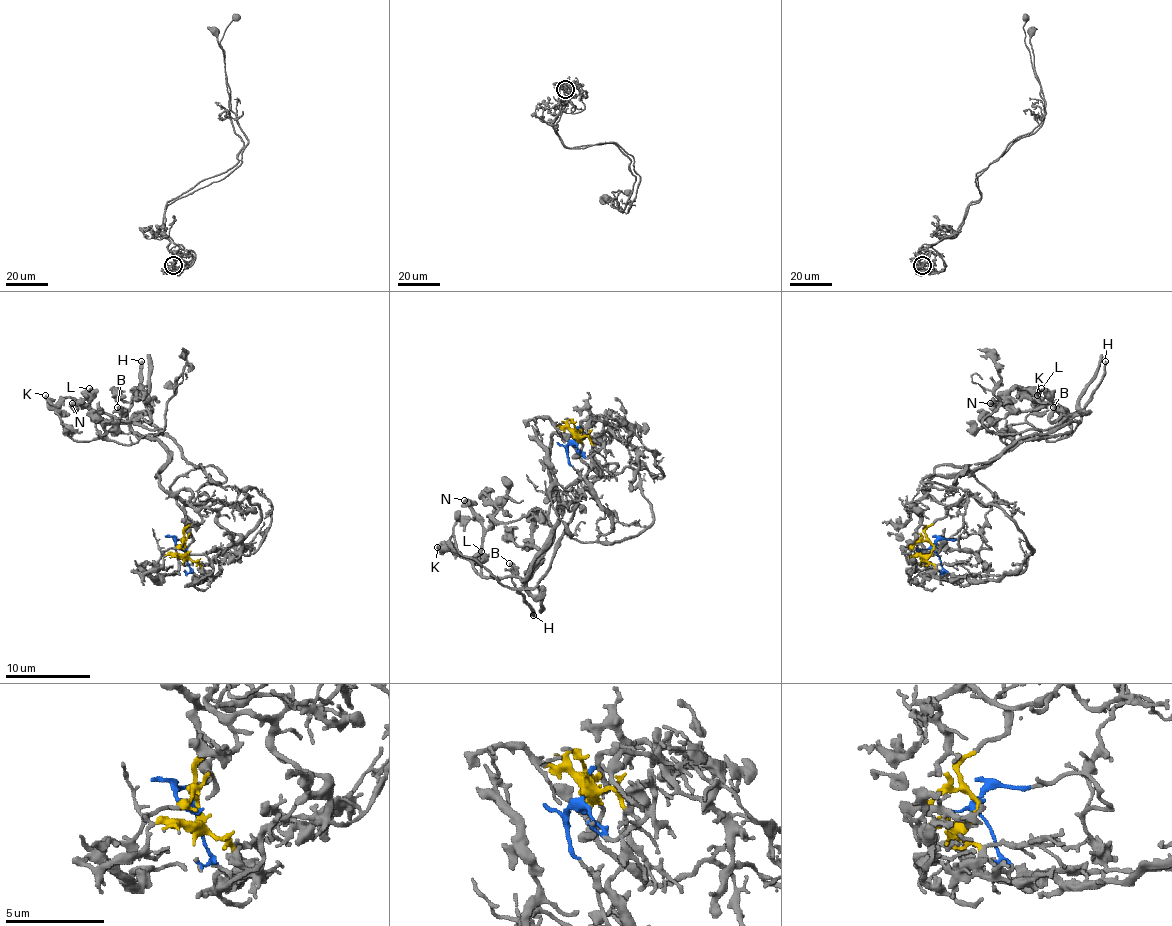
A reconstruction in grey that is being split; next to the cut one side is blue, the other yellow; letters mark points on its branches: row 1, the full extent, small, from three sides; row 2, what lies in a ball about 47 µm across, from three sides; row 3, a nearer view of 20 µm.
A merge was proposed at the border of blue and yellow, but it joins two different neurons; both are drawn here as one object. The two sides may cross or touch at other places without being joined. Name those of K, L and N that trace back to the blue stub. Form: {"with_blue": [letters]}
{"with_blue": []}

